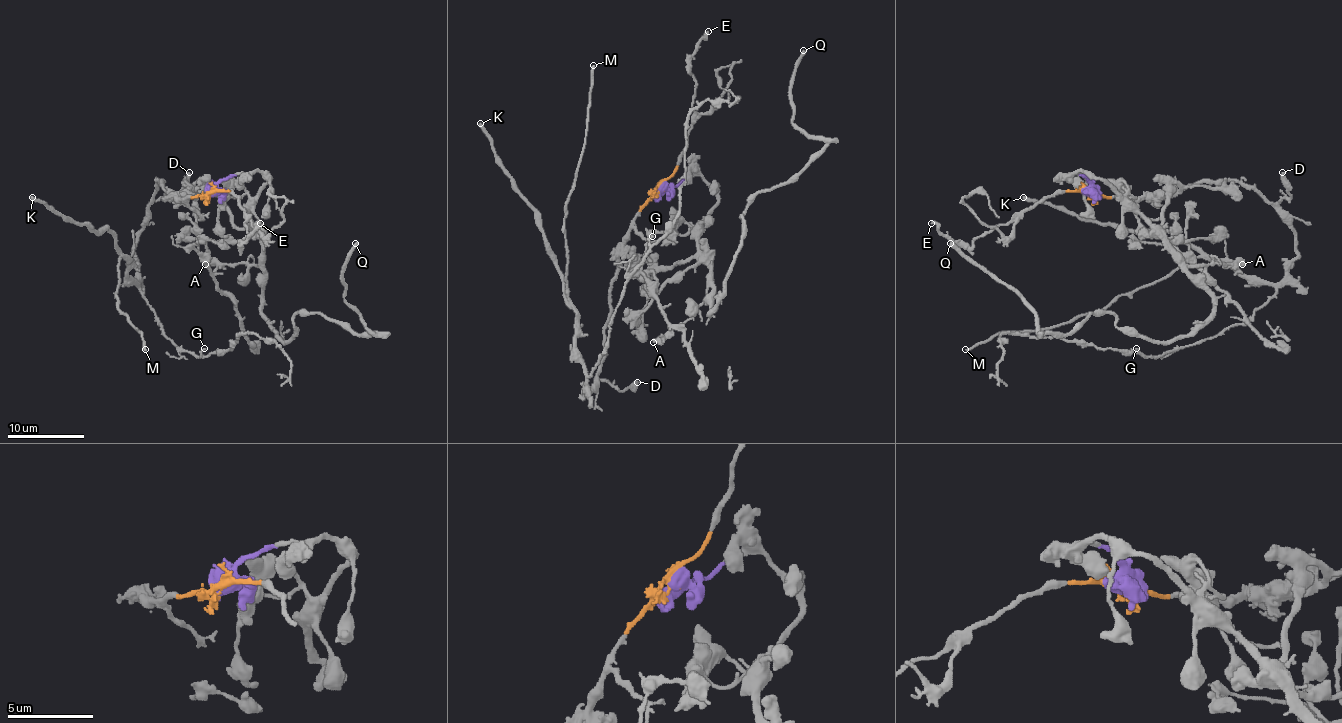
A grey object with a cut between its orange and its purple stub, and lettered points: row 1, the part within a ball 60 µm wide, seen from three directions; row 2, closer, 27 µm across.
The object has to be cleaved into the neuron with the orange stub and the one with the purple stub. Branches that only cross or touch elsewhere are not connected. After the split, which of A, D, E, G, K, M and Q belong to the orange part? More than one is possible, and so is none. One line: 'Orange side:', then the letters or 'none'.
Orange side: D, E, G, K, M

